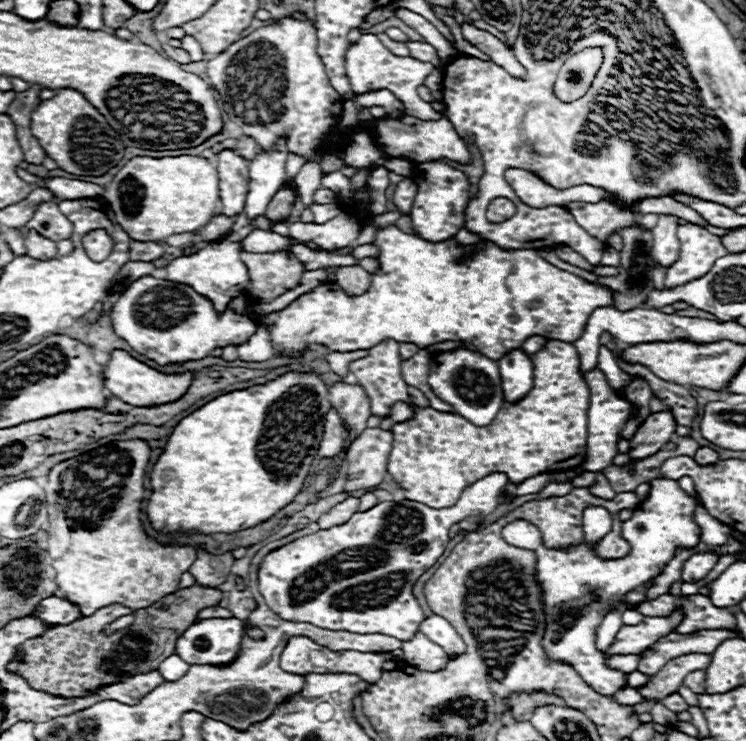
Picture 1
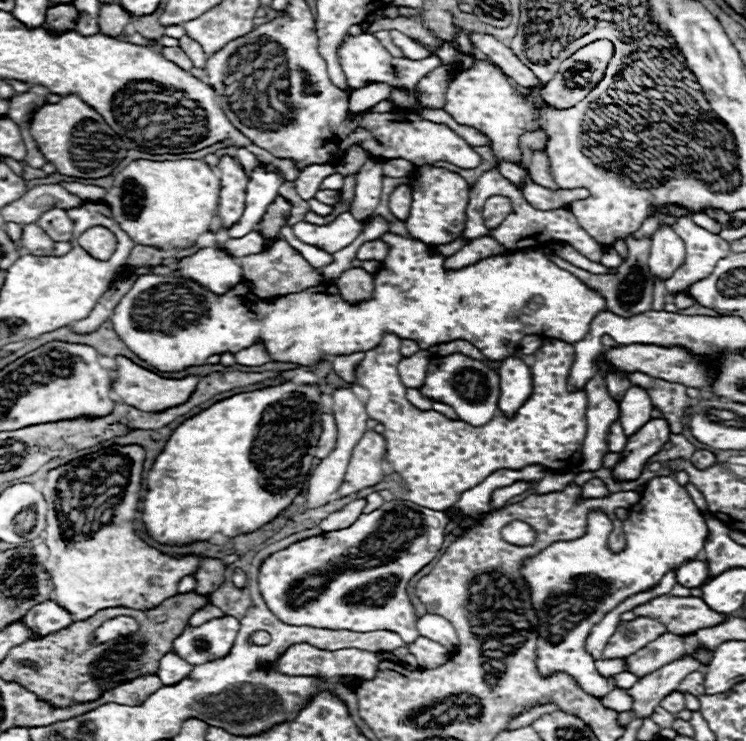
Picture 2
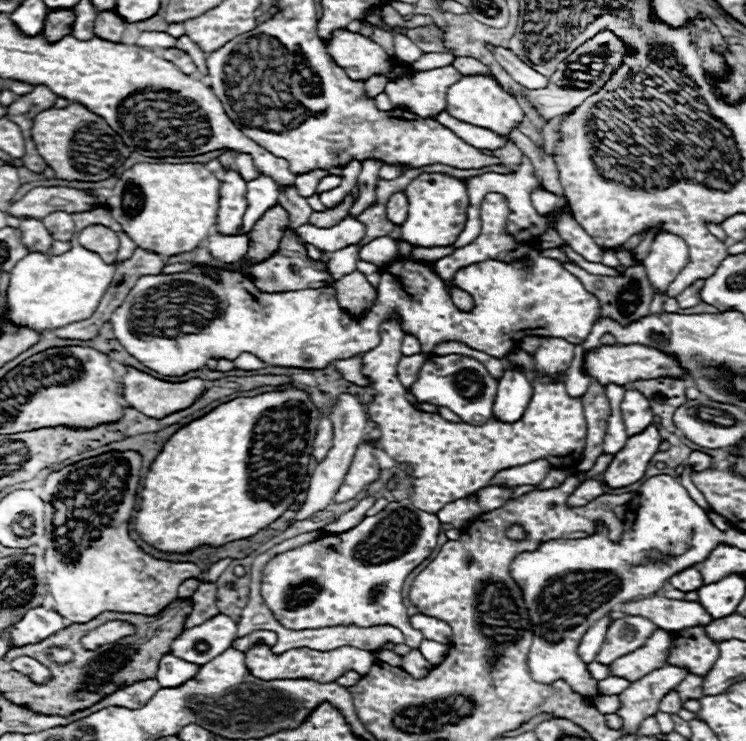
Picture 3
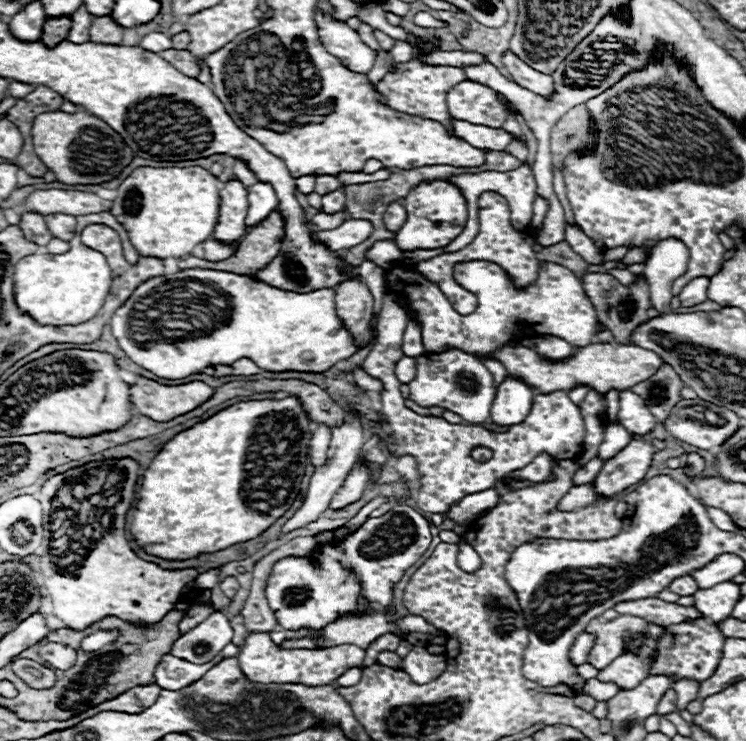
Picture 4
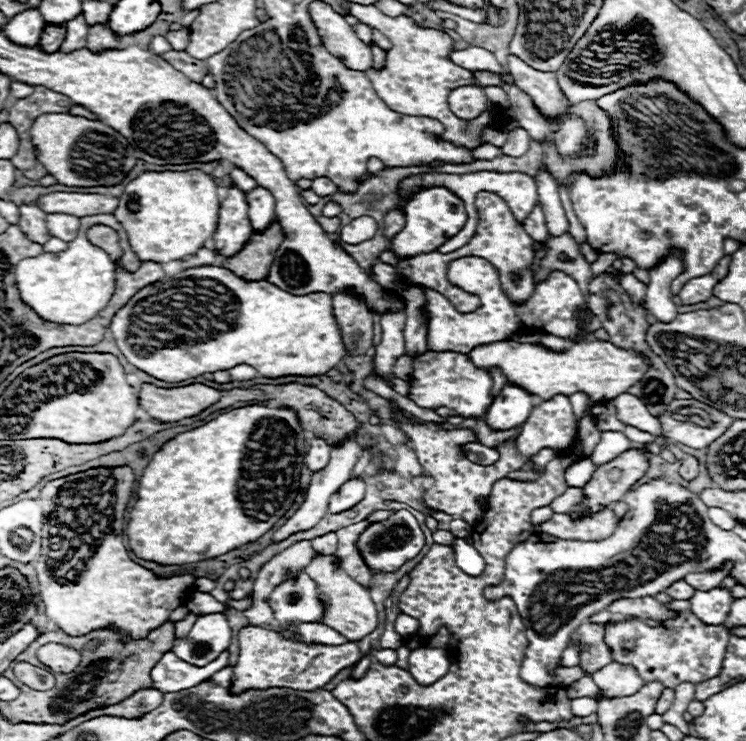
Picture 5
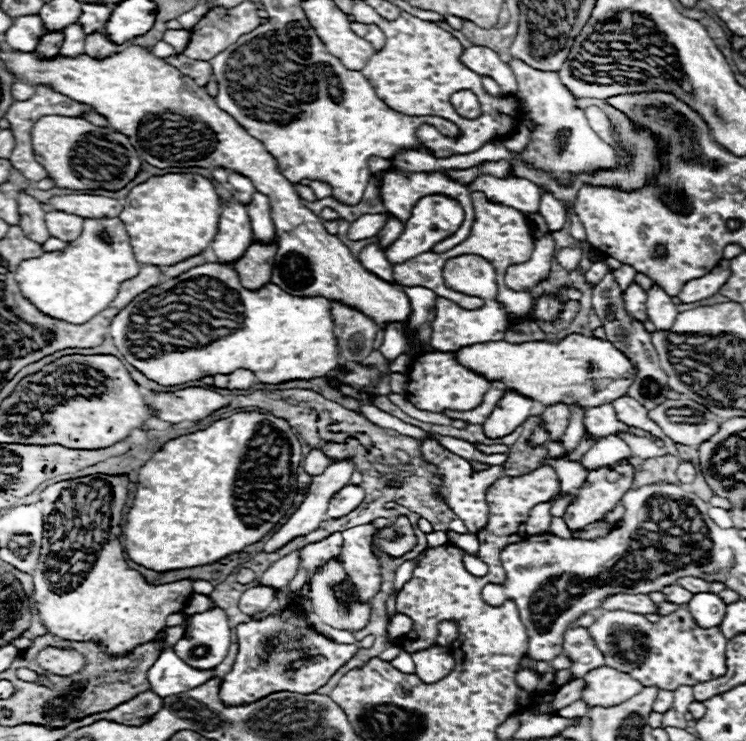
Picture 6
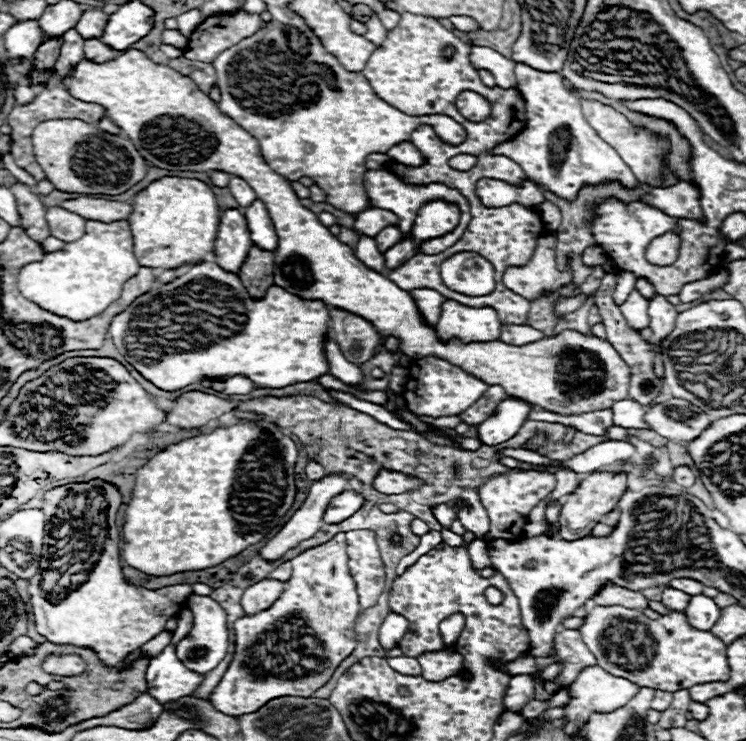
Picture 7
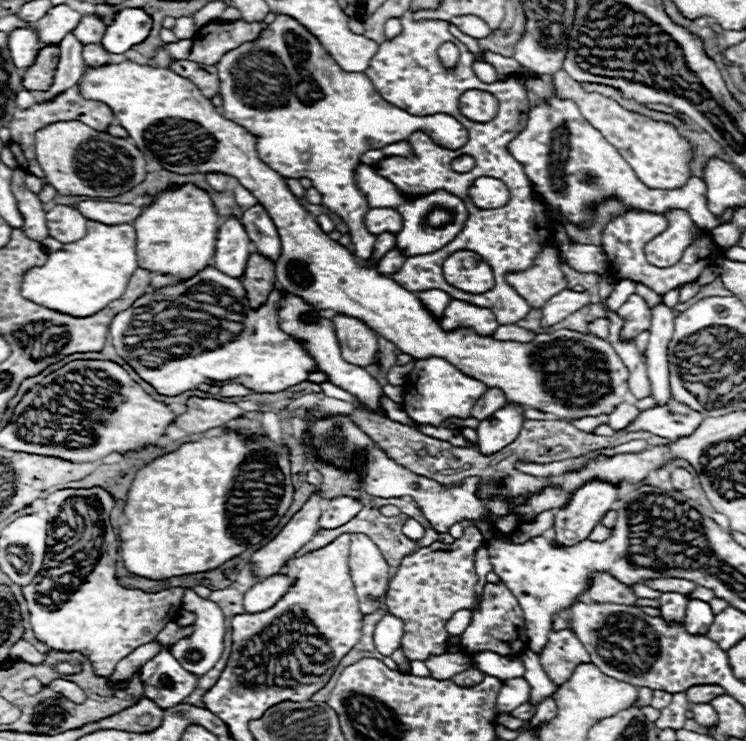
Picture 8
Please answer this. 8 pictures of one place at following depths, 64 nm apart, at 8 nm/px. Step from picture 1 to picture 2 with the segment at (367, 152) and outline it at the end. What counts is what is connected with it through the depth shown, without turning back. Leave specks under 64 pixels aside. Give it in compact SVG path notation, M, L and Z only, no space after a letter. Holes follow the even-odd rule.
M350 148L350 152L346 154L344 160L340 160L340 164L336 166L336 170L338 170L342 176L358 174L360 168L366 164L368 158L370 158L370 154L368 154L368 152L362 152L362 148Z

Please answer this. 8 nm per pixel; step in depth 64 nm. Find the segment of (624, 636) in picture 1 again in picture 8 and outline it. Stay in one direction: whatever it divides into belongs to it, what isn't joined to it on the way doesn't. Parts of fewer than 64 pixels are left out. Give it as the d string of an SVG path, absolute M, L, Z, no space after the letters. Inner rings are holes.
M570 630L550 632L546 646L538 656L546 676L558 686L570 678L578 664L590 662L590 654Z

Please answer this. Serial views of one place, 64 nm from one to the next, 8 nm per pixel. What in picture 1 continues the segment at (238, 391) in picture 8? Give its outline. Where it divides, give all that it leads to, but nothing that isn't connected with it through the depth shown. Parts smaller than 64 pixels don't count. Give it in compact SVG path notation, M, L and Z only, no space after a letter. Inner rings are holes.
M264 326L258 328L258 332L238 348L238 358L244 362L264 362L274 356L274 348L270 344L270 334Z

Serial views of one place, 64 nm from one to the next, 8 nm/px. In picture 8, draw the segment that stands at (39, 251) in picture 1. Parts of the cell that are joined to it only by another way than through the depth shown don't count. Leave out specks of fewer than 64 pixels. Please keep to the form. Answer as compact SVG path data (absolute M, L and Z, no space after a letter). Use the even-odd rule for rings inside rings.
M16 168L12 172L12 194L18 202L18 210L24 216L24 232L26 236L30 236L30 240L38 240L42 242L44 238L48 238L48 228L46 228L46 210L44 204L40 202L40 198L30 192L24 184L24 176L26 172L22 168Z

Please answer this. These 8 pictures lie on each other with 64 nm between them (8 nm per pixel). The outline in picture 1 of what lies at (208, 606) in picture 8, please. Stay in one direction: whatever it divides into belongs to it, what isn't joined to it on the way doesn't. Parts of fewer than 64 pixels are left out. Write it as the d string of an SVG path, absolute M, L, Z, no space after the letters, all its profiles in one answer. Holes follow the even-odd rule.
M208 618L198 624L192 624L176 640L176 654L188 664L228 664L238 654L240 638L242 622L238 618Z

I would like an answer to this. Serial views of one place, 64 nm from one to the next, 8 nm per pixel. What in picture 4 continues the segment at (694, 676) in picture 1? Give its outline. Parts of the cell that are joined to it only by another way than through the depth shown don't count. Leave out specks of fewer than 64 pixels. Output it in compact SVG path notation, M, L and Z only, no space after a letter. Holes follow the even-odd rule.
M680 680L674 684L677 694L677 709L684 710L689 702L698 699L698 682L696 680Z

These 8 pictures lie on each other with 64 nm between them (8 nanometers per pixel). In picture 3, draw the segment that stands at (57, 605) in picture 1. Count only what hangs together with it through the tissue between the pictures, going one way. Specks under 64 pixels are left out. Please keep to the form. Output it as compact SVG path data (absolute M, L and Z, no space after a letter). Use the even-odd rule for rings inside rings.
M42 606L32 608L18 624L12 628L12 648L42 642L46 636L66 628L66 620L56 612L48 612Z

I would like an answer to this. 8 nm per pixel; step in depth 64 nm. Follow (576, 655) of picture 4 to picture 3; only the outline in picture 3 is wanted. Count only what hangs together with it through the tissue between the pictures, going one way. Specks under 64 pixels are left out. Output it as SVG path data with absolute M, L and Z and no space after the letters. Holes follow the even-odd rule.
M606 616L602 620L598 620L580 640L580 646L578 646L578 656L584 660L584 662L592 662L594 656L598 654L602 642L604 642L604 632L608 628L612 620L608 620Z

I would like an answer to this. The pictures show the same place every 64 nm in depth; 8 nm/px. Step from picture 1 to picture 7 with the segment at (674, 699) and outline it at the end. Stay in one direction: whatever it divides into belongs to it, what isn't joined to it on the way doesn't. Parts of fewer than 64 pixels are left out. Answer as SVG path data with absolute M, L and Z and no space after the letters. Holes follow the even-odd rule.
M662 690L654 694L654 700L652 700L652 708L654 708L654 710L660 710L660 712L662 712L662 710L668 708L670 704L672 704L672 694L662 692Z

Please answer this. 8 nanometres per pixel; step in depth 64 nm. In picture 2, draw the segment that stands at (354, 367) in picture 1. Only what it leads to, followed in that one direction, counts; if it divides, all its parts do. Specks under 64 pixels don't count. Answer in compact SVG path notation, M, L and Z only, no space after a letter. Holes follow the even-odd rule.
M396 334L382 336L382 342L366 352L366 358L356 368L356 378L362 388L370 392L370 400L366 402L366 412L372 420L384 424L384 440L386 440L386 458L392 462L394 472L398 472L406 484L406 498L418 506L430 510L444 510L454 506L462 492L478 486L496 470L520 470L530 464L542 464L554 472L572 472L582 462L582 442L586 436L586 392L568 392L566 380L574 362L574 346L556 338L546 338L544 344L534 354L532 364L532 382L534 390L526 404L518 410L514 418L504 418L502 414L494 416L490 424L482 428L472 428L462 420L448 420L436 410L422 412L406 400L406 386L398 376L398 362L402 360L400 354L402 338Z

